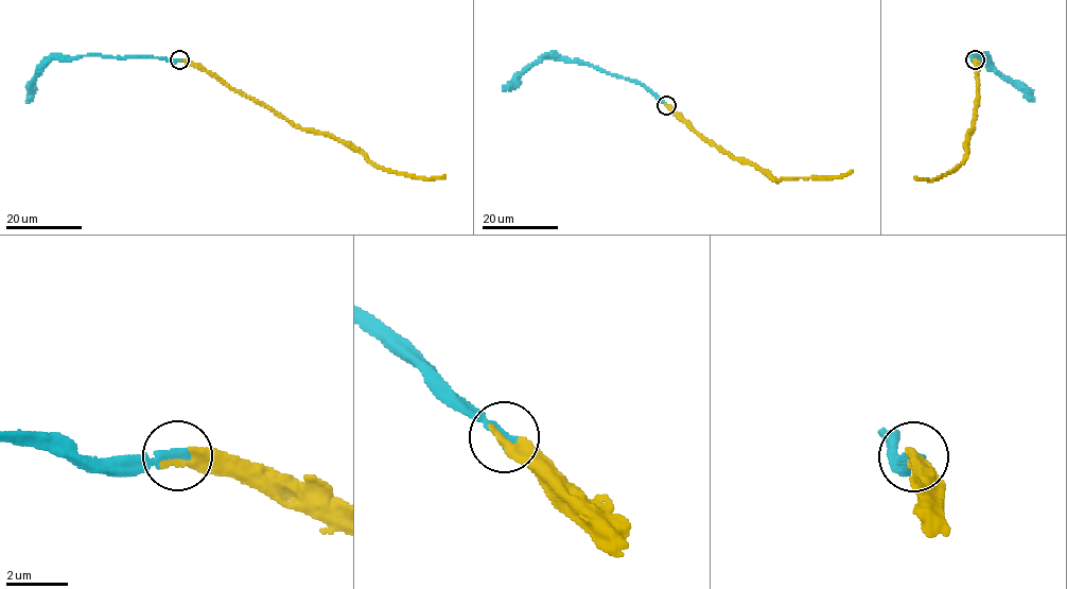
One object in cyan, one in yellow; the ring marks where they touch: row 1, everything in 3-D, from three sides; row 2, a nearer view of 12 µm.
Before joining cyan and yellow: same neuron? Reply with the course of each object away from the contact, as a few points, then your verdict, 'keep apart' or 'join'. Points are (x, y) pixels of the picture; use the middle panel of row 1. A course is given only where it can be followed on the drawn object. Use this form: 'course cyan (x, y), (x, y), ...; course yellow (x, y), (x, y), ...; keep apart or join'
course cyan (666, 105), (639, 83), (590, 66), (542, 57), (503, 88); course yellow (666, 105), (705, 139), (736, 159), (753, 162), (774, 179), (842, 177), (853, 170); join

